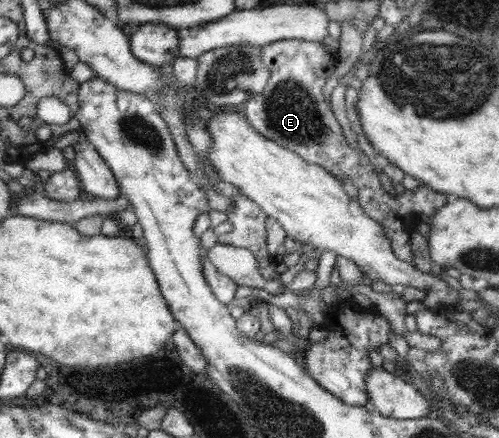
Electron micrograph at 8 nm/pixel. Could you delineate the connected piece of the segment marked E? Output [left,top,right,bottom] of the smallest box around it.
[241,39,445,262]

